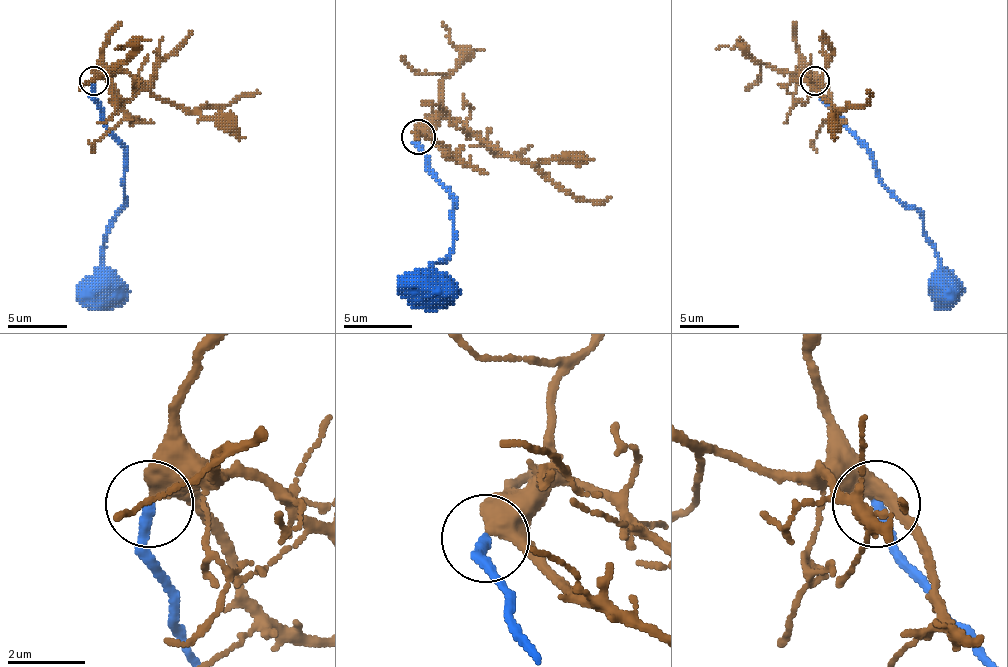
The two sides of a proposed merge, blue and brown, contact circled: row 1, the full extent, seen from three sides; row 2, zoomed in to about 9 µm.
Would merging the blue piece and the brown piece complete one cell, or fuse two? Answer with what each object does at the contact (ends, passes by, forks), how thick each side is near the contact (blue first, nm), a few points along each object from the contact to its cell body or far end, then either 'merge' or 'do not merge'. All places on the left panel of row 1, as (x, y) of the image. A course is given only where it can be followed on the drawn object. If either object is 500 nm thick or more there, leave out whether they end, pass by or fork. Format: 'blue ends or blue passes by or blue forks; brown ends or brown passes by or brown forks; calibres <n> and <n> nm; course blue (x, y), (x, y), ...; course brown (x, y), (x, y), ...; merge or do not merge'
blue ends; brown passes by; calibres 280 and 420 nm; course blue (94, 81), (94, 99), (100, 120), (124, 149), (124, 205), (112, 220), (103, 250), (103, 288), (121, 306); course brown (94, 78), (130, 72), (156, 96), (189, 111), (224, 108), (236, 99), (260, 93); merge

